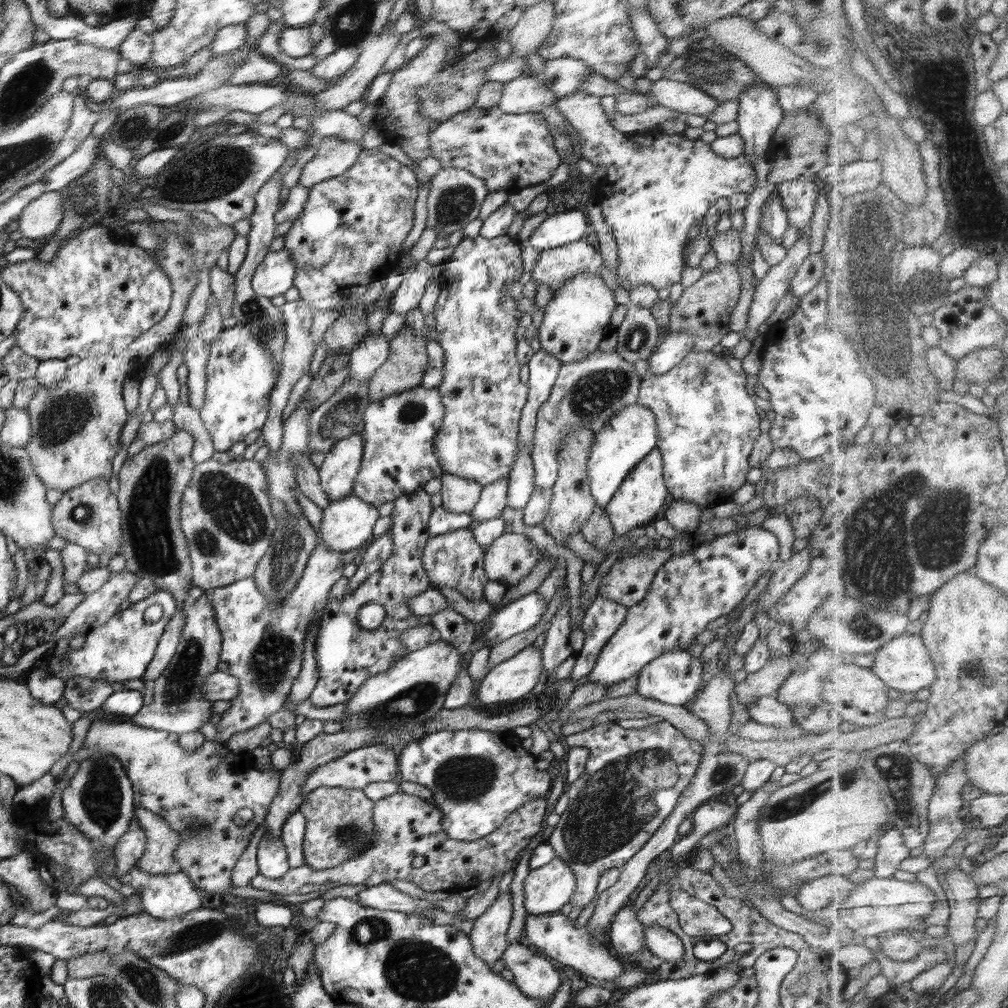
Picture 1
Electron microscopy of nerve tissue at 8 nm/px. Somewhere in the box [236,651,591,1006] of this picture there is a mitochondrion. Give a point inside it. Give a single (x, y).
(417, 970)

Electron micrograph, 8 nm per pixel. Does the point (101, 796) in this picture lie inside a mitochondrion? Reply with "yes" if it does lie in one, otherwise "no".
yes

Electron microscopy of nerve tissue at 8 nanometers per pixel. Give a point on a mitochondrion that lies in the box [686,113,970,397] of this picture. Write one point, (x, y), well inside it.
(867, 324)

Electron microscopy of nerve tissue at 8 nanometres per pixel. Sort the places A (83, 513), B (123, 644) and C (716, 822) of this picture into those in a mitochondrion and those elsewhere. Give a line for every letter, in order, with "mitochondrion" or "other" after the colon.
A: mitochondrion
B: other
C: other

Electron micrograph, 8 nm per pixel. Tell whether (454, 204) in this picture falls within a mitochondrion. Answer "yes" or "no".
yes

